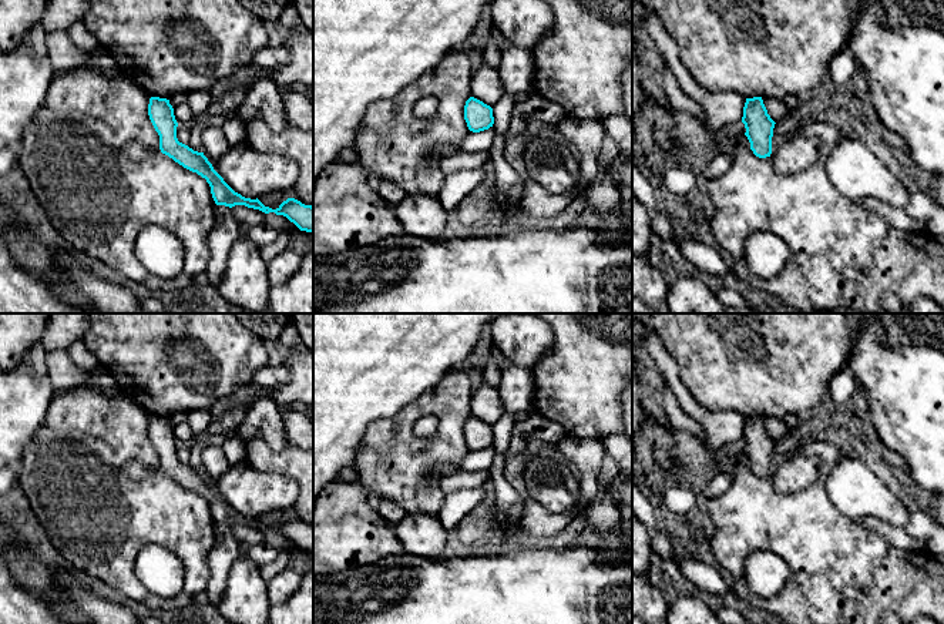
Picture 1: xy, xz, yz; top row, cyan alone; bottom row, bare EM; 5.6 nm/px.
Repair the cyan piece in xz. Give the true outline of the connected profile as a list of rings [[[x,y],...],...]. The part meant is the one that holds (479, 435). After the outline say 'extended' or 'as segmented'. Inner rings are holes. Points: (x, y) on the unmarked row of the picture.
[[[470,416],[464,425],[464,439],[473,452],[488,449],[494,443],[493,427],[483,420]]]; as segmented

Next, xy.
[[[151,416],[148,423],[148,435],[159,454],[159,469],[162,473],[172,477],[184,487],[196,492],[211,506],[211,513],[216,524],[235,526],[245,524],[248,527],[259,529],[265,533],[275,531],[286,536],[300,550],[313,551],[313,526],[305,524],[295,517],[288,517],[276,529],[265,526],[258,517],[245,517],[235,511],[224,497],[214,489],[212,483],[204,472],[194,470],[177,457],[178,442],[174,435],[174,427],[169,419]]]; as segmented

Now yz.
[[[762,416],[746,417],[742,442],[753,473],[759,477],[770,476],[776,442],[767,433]]]; as segmented

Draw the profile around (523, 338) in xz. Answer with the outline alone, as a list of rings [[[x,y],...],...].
[[[500,313],[490,322],[493,345],[515,365],[533,369],[552,343],[551,326],[537,313]]]

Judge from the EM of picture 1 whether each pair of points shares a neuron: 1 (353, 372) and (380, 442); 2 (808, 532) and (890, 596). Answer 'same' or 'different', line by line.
1: different
2: same

